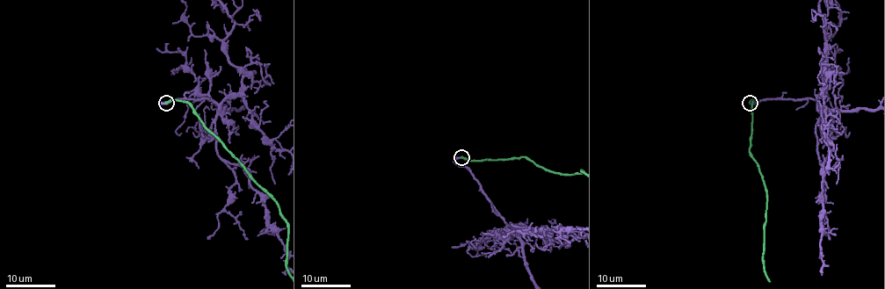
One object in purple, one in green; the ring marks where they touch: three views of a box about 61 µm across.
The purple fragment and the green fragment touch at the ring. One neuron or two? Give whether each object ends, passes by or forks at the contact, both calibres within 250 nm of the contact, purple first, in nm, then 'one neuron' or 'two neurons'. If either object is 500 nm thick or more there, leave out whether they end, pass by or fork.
purple ends; green ends; calibres 240 and 280 nm; two neurons

